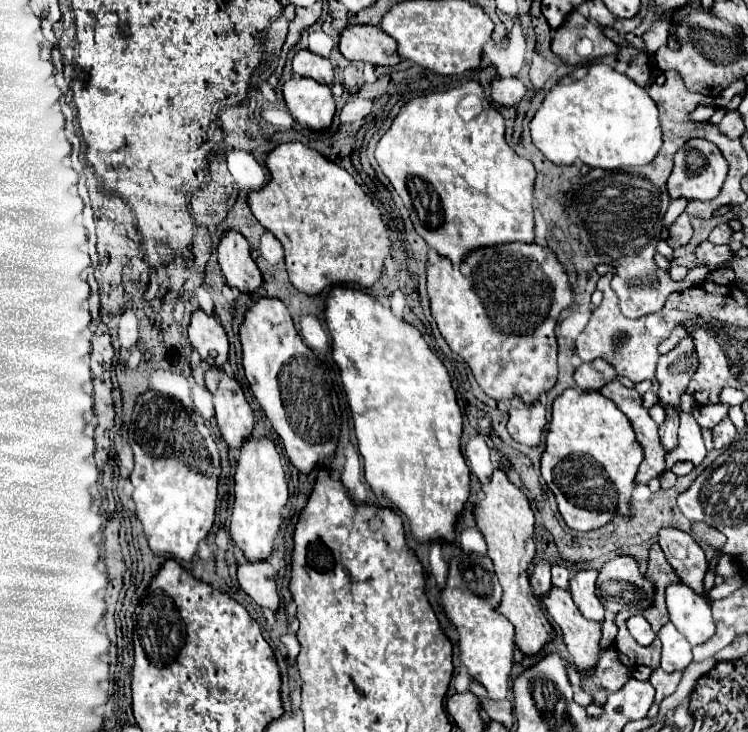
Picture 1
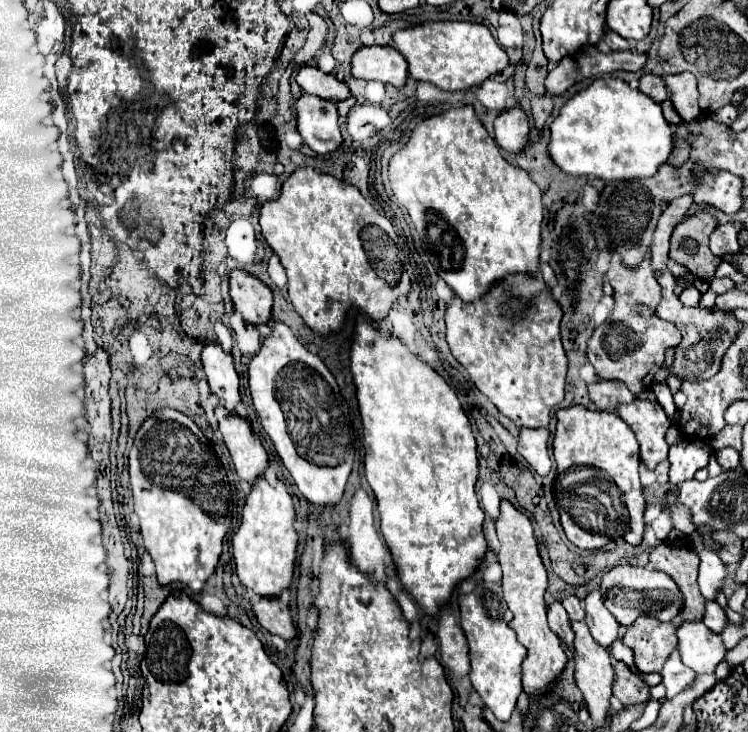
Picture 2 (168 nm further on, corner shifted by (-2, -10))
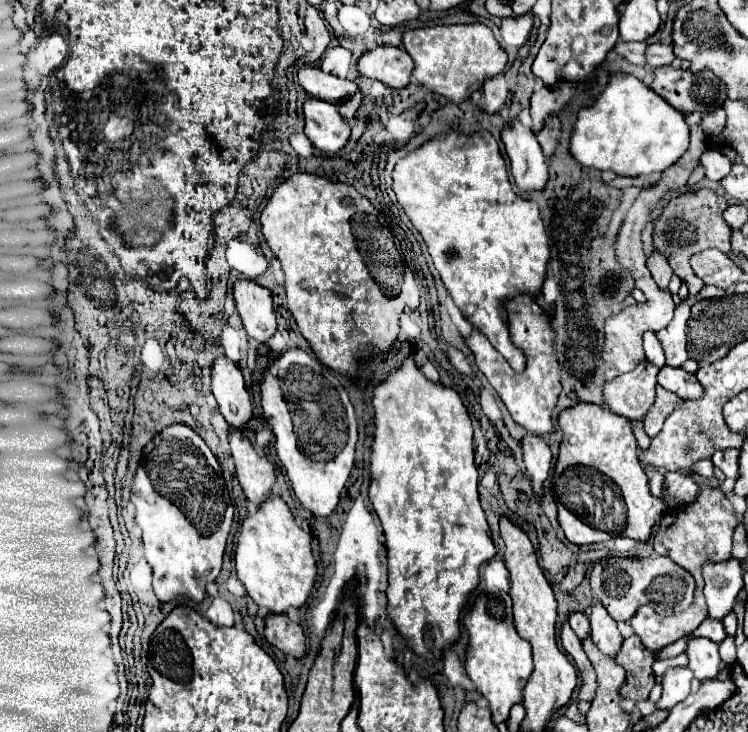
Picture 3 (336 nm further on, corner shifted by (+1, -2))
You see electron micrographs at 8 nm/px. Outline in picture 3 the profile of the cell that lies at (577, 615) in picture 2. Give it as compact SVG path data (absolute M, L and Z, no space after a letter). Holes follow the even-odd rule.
M573 611L569 615L569 623L571 623L571 627L573 627L573 631L577 633L579 639L585 639L585 635L589 635L589 619L587 619L587 613Z

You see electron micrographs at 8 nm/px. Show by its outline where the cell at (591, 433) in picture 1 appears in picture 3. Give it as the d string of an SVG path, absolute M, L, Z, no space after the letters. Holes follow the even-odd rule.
M577 403L561 411L557 421L559 429L563 431L563 439L553 471L553 495L559 503L559 523L565 531L565 537L575 545L609 541L617 535L647 541L653 525L661 519L661 513L665 511L665 503L649 493L647 475L637 457L637 441L635 435L631 435L631 421L591 403Z

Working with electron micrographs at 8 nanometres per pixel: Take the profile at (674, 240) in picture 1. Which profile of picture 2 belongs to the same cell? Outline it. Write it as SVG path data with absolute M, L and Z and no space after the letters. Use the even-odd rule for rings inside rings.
M700 209L678 223L670 237L670 259L684 265L696 279L702 281L714 279L716 267L722 263L722 257L708 249L708 237L716 225L718 219Z

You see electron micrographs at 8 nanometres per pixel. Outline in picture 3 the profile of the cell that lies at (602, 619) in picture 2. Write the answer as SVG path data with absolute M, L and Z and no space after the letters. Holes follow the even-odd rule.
M599 601L593 603L589 619L591 619L591 639L593 639L593 643L605 655L615 657L615 653L621 647L621 641L623 641L623 637L617 629L617 621L613 621L613 617L605 611L605 607Z

